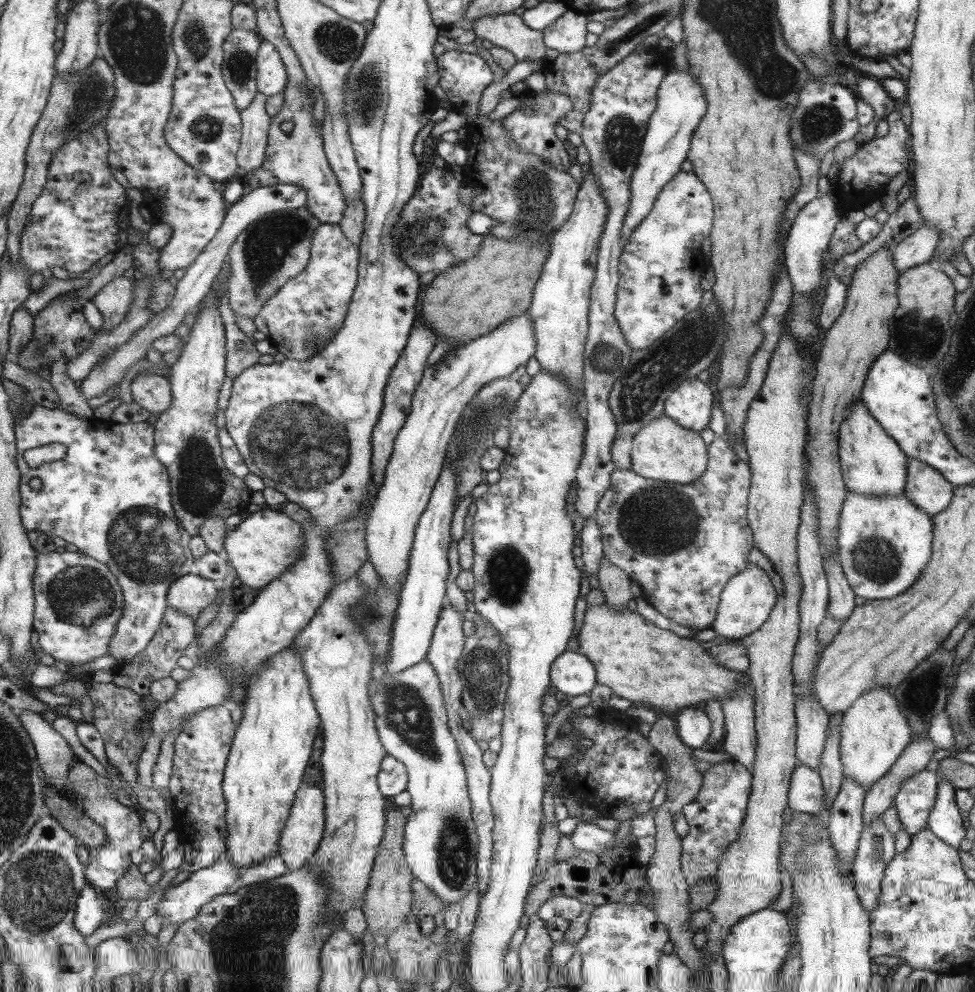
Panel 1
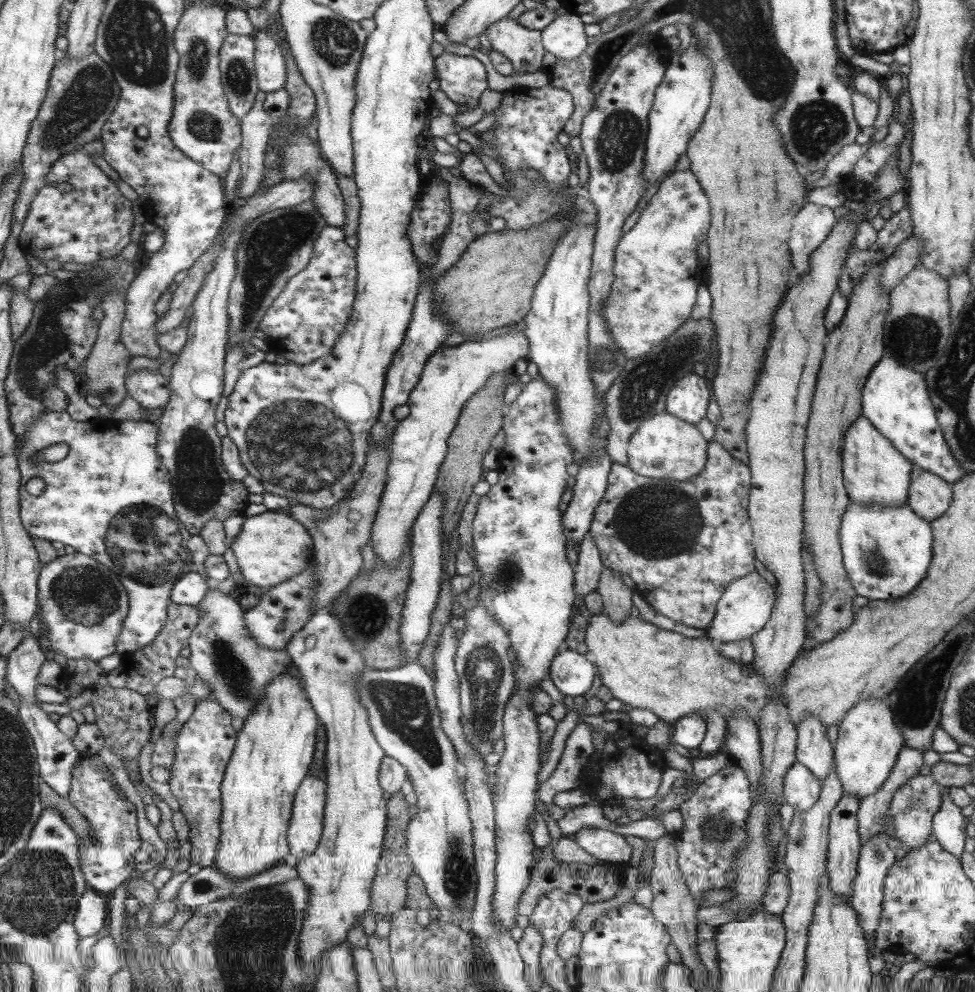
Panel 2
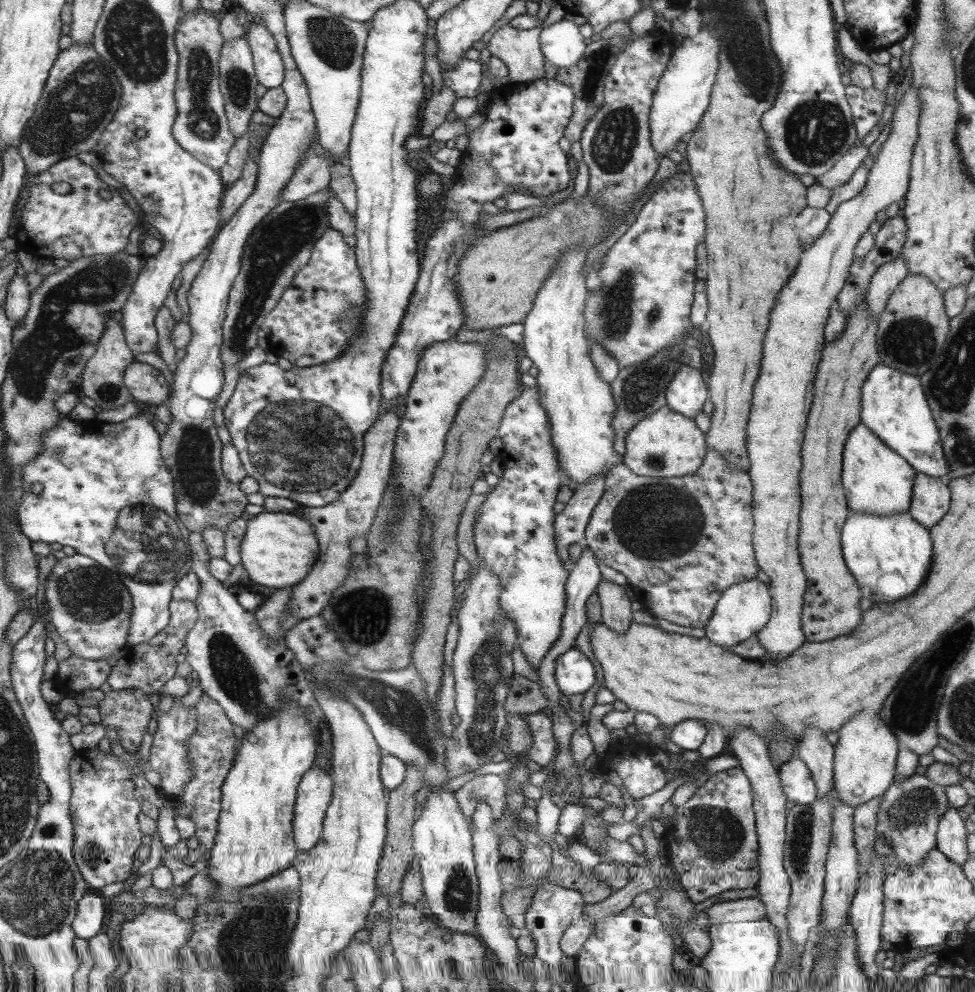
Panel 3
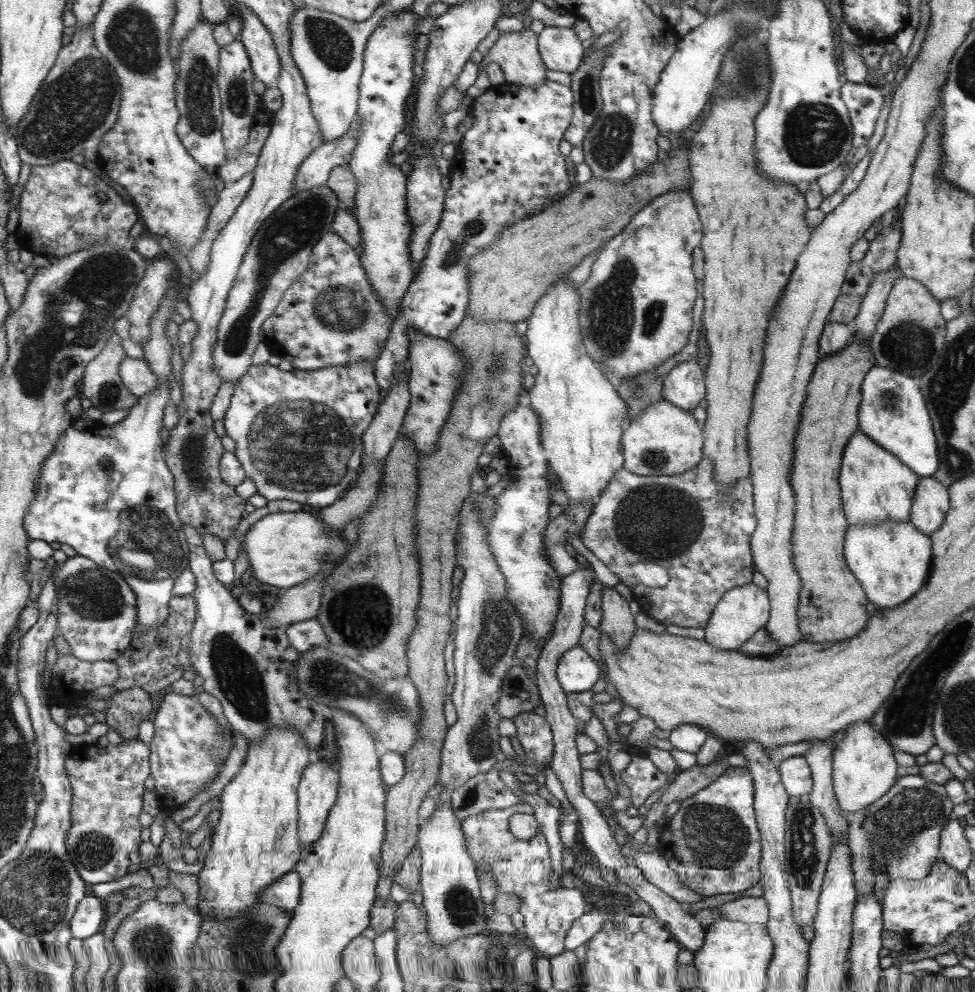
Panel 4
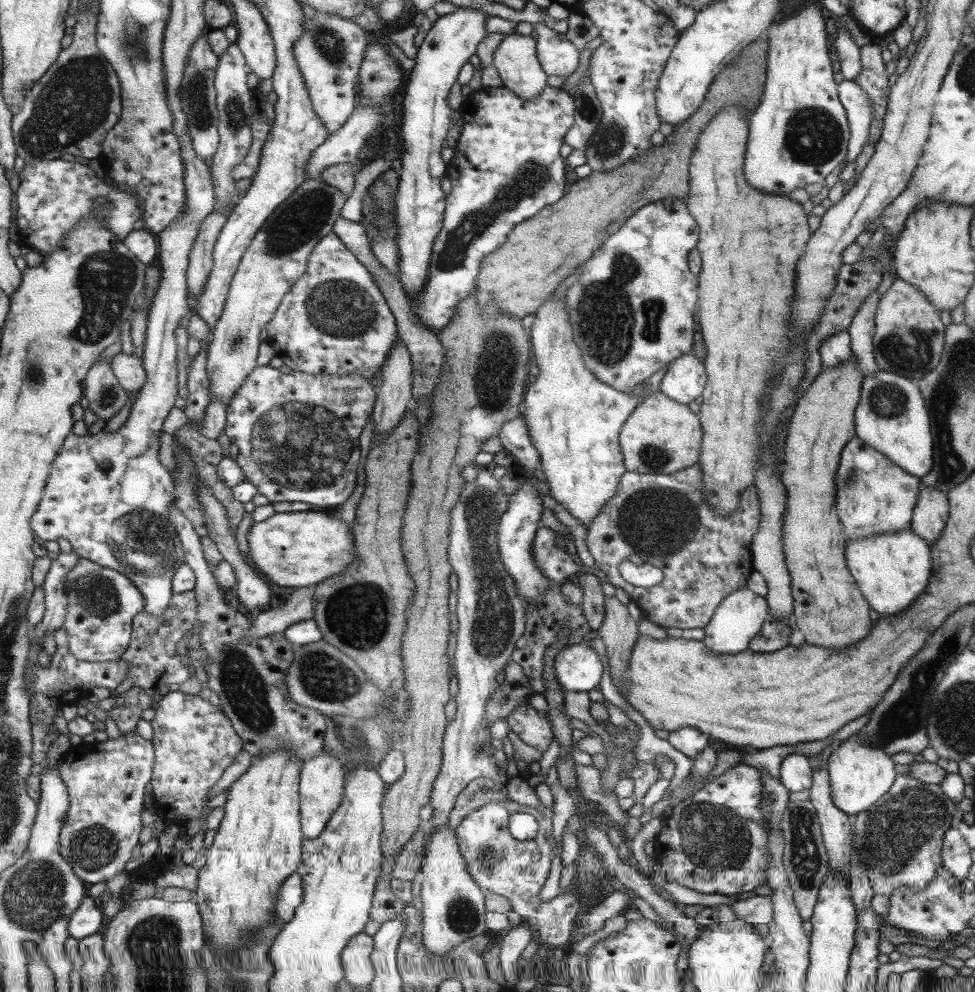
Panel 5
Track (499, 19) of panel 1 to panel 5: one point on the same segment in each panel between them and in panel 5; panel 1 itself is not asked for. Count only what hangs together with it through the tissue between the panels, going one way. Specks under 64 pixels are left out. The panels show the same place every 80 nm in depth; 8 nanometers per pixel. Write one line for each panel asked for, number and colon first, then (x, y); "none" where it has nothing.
2: (522, 47)
3: (519, 49)
4: (517, 54)
5: (515, 61)

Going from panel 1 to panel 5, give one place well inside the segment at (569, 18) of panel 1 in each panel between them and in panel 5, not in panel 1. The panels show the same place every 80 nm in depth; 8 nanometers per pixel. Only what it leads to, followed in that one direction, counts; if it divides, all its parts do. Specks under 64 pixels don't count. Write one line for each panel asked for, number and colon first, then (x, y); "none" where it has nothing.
2: (564, 37)
3: (561, 43)
4: (560, 50)
5: (558, 57)

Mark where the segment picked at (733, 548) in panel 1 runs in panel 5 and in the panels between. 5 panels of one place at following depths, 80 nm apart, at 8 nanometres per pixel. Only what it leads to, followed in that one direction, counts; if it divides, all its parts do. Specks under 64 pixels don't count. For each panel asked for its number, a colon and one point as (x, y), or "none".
2: (681, 542)
3: (697, 528)
4: (701, 535)
5: (662, 518)

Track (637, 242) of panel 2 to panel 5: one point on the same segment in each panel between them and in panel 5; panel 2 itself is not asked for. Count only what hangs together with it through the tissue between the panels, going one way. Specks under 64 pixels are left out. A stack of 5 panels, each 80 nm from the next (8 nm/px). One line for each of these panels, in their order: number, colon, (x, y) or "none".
3: (646, 277)
4: (635, 308)
5: (631, 308)

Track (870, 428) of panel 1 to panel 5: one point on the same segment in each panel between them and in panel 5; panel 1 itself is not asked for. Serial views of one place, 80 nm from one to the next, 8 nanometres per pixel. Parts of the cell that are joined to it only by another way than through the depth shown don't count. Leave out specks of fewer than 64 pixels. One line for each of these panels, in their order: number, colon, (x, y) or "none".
2: (874, 472)
3: (876, 480)
4: (875, 487)
5: (873, 495)

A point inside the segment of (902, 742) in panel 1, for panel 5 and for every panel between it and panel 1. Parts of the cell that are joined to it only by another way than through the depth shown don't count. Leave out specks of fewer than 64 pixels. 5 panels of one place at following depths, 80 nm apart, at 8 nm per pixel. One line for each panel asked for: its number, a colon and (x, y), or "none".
2: (865, 751)
3: (864, 764)
4: (863, 766)
5: (858, 775)

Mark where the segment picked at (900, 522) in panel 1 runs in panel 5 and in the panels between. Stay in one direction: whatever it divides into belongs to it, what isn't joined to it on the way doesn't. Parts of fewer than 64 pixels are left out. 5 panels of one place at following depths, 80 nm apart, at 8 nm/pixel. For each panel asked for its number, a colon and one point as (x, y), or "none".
2: (887, 550)
3: (890, 556)
4: (892, 561)
5: (891, 569)

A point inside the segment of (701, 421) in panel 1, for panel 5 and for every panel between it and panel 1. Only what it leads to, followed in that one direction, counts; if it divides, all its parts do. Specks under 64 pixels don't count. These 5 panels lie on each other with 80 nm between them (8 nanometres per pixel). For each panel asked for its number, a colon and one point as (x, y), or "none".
2: (687, 398)
3: (685, 392)
4: (682, 386)
5: (684, 378)

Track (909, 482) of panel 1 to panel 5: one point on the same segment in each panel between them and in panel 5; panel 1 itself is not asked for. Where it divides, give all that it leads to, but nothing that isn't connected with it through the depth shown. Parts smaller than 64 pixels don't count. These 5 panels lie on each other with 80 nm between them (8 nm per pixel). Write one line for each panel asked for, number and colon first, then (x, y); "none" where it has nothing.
2: (929, 497)
3: (930, 501)
4: (929, 509)
5: (928, 518)

